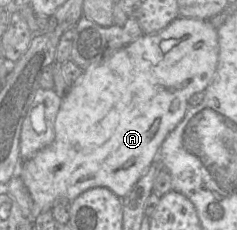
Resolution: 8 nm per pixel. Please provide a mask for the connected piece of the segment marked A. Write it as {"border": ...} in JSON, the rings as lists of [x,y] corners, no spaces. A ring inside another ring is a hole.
{"border":[[[179,16],[160,32],[142,34],[134,42],[114,52],[108,60],[84,70],[61,100],[53,142],[33,158],[22,161],[16,174],[27,187],[37,211],[51,210],[59,198],[73,201],[93,187],[107,187],[120,199],[126,196],[148,166],[157,161],[161,144],[190,108],[190,97],[203,92],[209,85],[218,59],[218,34],[211,22]],[[170,39],[178,40],[178,44],[163,52],[161,41]],[[175,99],[180,101],[180,106],[178,110],[170,111]]]}

